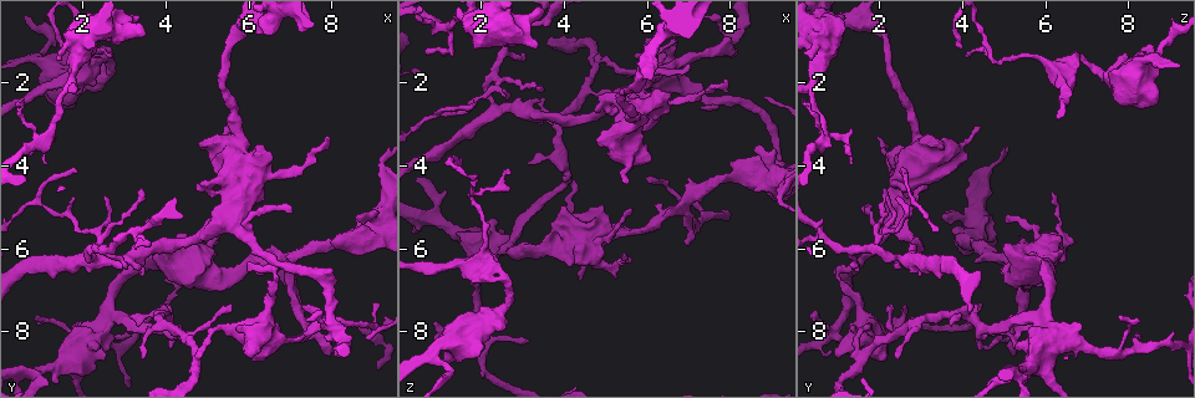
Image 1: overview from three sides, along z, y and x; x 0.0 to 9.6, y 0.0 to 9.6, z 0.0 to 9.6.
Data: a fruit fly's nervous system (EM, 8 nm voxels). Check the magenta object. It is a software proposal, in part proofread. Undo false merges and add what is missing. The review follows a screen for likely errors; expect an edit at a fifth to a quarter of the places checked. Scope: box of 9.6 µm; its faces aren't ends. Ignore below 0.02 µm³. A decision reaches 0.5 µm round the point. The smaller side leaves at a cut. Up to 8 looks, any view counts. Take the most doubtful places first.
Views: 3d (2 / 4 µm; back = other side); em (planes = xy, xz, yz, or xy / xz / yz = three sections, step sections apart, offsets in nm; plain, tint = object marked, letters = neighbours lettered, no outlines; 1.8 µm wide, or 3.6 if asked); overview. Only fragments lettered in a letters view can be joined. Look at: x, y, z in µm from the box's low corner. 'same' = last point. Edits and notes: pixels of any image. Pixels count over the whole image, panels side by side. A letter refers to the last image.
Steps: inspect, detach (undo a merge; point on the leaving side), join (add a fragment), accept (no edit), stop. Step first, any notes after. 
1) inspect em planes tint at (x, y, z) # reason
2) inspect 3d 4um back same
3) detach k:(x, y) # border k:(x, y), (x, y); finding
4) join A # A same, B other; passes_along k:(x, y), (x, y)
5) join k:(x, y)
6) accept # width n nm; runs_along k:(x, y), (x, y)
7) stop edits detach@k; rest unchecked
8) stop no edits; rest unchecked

inspect em planes plain at (4.75, 8.50, 1.70) # abrupt turn

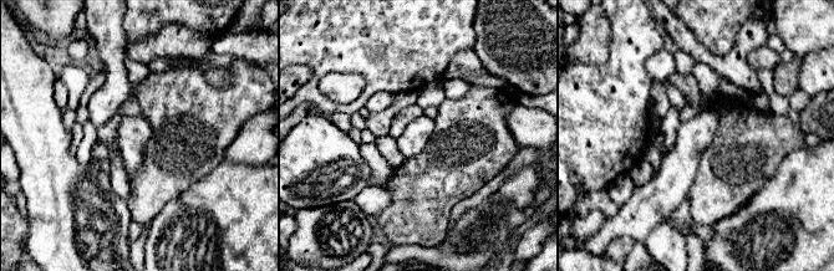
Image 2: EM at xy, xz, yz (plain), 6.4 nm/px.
inspect em planes tint same # with the object marked

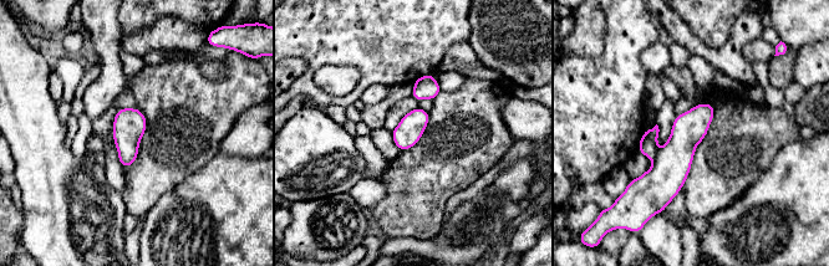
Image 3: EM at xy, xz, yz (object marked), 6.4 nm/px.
inspect em planes letters same # see the neighbours

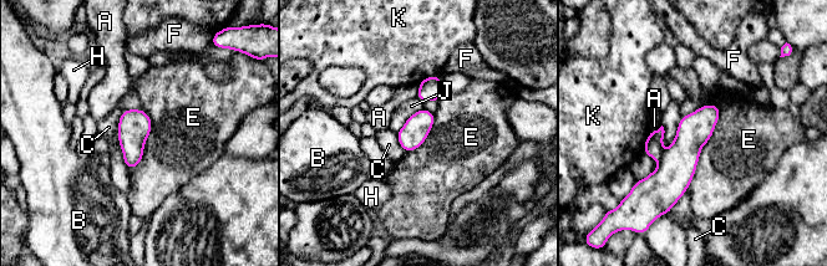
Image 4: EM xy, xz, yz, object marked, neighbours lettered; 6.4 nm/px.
accept # A other, B other, C other, E other, F other, H other, J other, K other; one cell here

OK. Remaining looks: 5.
inspect 3d 4um at (1.85, 8.95, 6.00) # small branch off a trunk

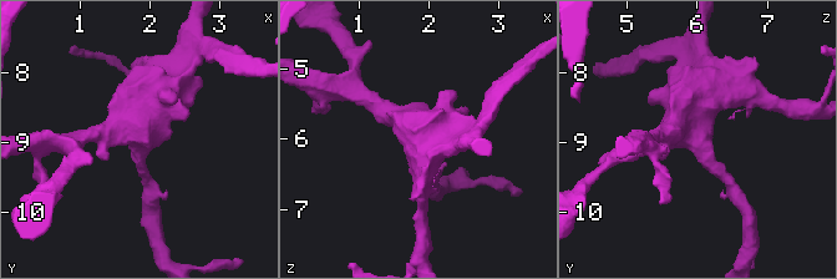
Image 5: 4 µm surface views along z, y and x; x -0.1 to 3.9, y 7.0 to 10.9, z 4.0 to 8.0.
inspect em 3.6um yz step 4 tint at (1.85, 9.00, 6.00) # arms 3; arm_widths 160, 320, 650 nm

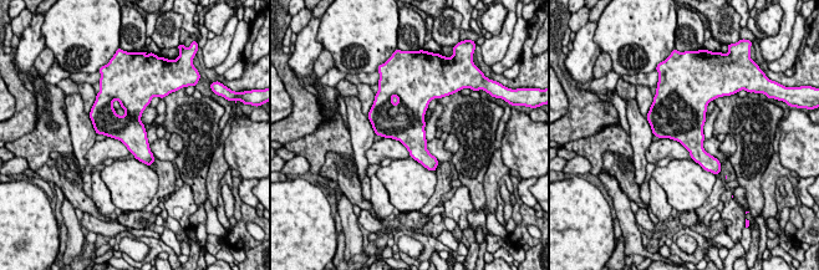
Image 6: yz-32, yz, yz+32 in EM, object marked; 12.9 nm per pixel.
inspect em 3.6um planes letters same

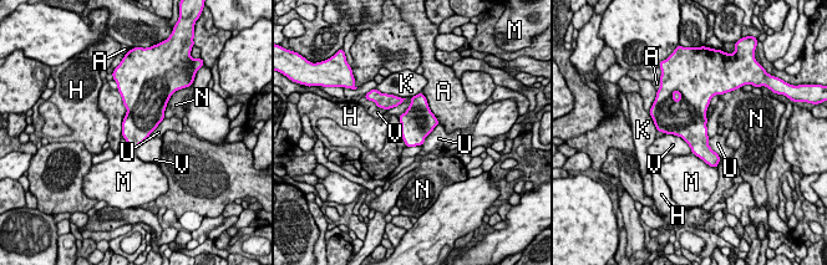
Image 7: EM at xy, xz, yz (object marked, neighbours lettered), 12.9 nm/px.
accept # width 420 nm; A other, H other, K other, M other, N other, U other, V other; border 7:(665, 133), (679, 136), (691, 152); continuous, no second cell

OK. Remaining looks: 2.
stop no edits; rest unchecked

